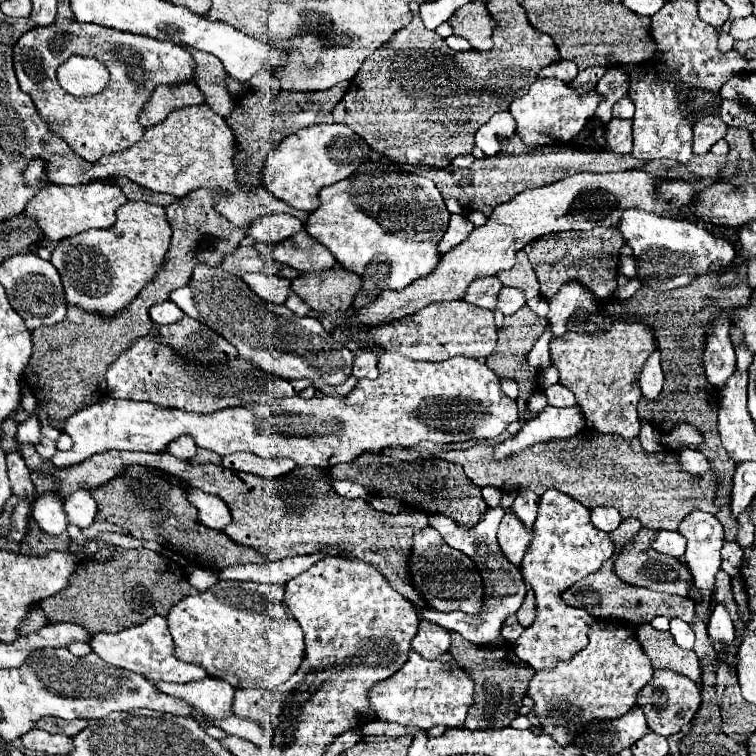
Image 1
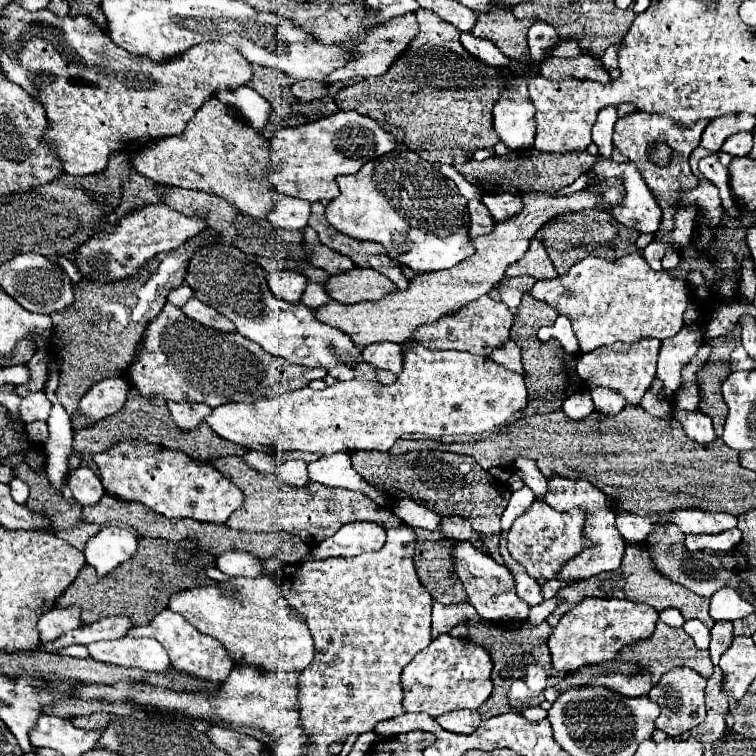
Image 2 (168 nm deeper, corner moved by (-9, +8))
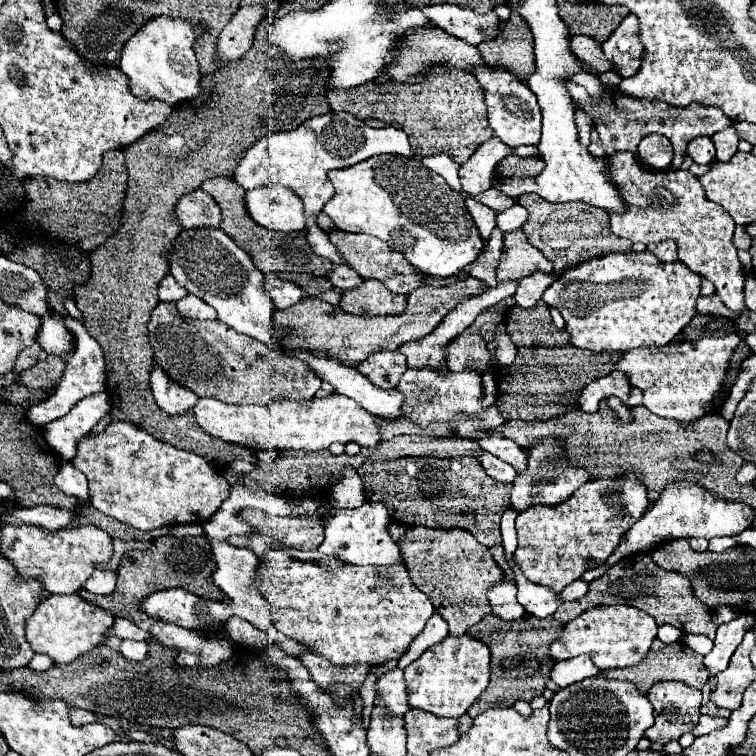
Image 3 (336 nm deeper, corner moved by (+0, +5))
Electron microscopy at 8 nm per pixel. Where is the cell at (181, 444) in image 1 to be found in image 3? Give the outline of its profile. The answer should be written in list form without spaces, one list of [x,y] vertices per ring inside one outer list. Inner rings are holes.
[[[154,364],[152,372],[150,372],[150,388],[152,394],[156,398],[156,404],[168,412],[168,414],[180,414],[192,408],[192,404],[196,404],[198,396],[188,390],[186,386],[180,386],[178,382],[174,382],[162,366]]]

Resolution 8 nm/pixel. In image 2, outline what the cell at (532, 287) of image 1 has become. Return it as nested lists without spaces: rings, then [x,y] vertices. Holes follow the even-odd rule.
[[[537,239],[531,241],[531,247],[523,255],[523,259],[519,259],[517,263],[513,263],[513,265],[507,267],[505,275],[507,277],[511,277],[511,275],[513,277],[515,275],[531,275],[535,279],[555,279],[557,277],[557,273],[553,269],[553,263],[547,257],[545,247]]]

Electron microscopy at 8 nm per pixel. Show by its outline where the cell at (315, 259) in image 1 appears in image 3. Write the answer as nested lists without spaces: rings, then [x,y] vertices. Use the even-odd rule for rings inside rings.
[[[334,266],[334,270],[328,274],[328,278],[340,290],[354,290],[364,282],[364,278],[360,278],[358,272],[350,266]]]

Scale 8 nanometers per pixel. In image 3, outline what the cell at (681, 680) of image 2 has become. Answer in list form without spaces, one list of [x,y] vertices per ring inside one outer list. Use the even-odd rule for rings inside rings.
[[[660,682],[648,692],[656,722],[646,730],[650,742],[666,744],[692,732],[700,718],[702,692],[680,682]]]

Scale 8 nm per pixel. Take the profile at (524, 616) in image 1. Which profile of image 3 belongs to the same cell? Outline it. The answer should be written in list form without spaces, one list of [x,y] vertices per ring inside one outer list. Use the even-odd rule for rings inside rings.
[[[646,552],[626,556],[620,562],[616,562],[606,572],[606,576],[590,582],[588,596],[580,598],[576,602],[560,604],[554,618],[558,622],[570,622],[570,620],[578,618],[580,614],[584,614],[586,610],[590,610],[590,608],[610,606],[610,604],[626,604],[626,606],[640,608],[640,610],[648,612],[656,620],[658,626],[672,624],[678,630],[682,630],[684,634],[704,634],[710,640],[714,640],[714,636],[716,636],[718,626],[712,622],[712,610],[694,596],[690,580],[686,576],[682,576],[680,572],[662,570],[660,566],[656,566],[652,562],[650,554],[646,554]]]

